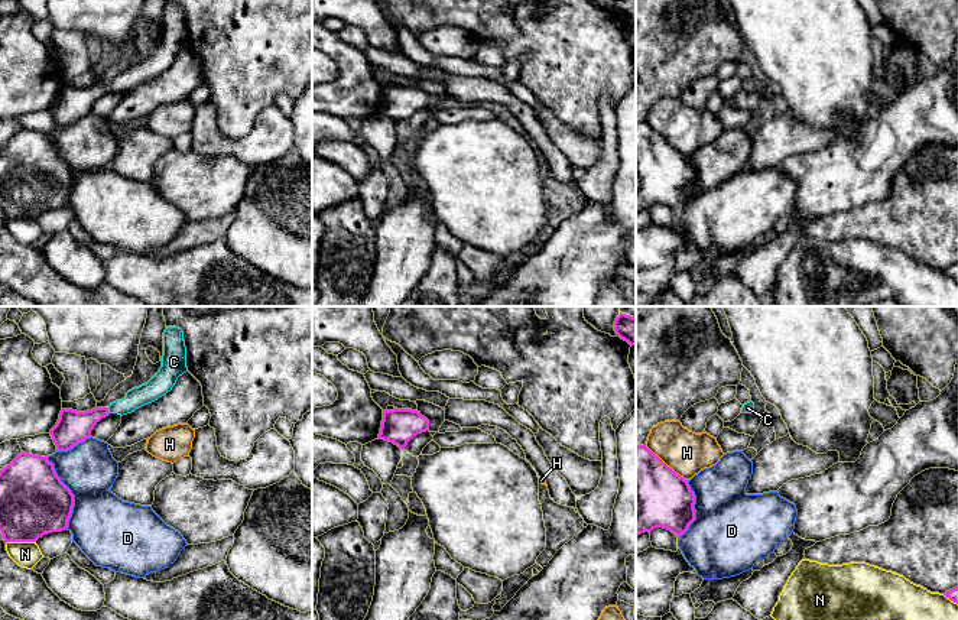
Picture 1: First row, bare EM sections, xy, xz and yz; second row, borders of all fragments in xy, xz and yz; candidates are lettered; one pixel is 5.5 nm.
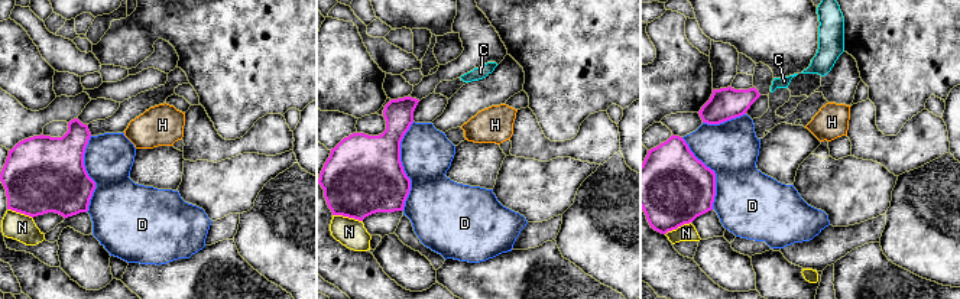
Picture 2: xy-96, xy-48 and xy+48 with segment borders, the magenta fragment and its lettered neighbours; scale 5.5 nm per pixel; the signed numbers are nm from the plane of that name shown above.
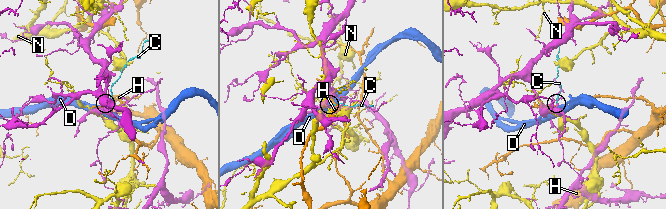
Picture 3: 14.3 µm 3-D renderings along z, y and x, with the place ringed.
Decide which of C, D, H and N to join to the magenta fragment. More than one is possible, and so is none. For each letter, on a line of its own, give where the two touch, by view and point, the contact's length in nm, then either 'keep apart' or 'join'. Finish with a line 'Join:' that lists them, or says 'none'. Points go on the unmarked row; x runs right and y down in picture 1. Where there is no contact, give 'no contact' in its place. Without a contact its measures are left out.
C: contact xy (107, 87); length 40 nm; join
D: contact xy (71, 169); length 420 nm; keep apart
H: contact yz (665, 140); length 300 nm; keep apart
N: contact xy (20, 217); length 170 nm; keep apart
Join: C

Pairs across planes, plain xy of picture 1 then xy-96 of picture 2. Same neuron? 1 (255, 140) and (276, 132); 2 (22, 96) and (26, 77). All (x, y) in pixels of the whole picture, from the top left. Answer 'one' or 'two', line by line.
1: one
2: one

